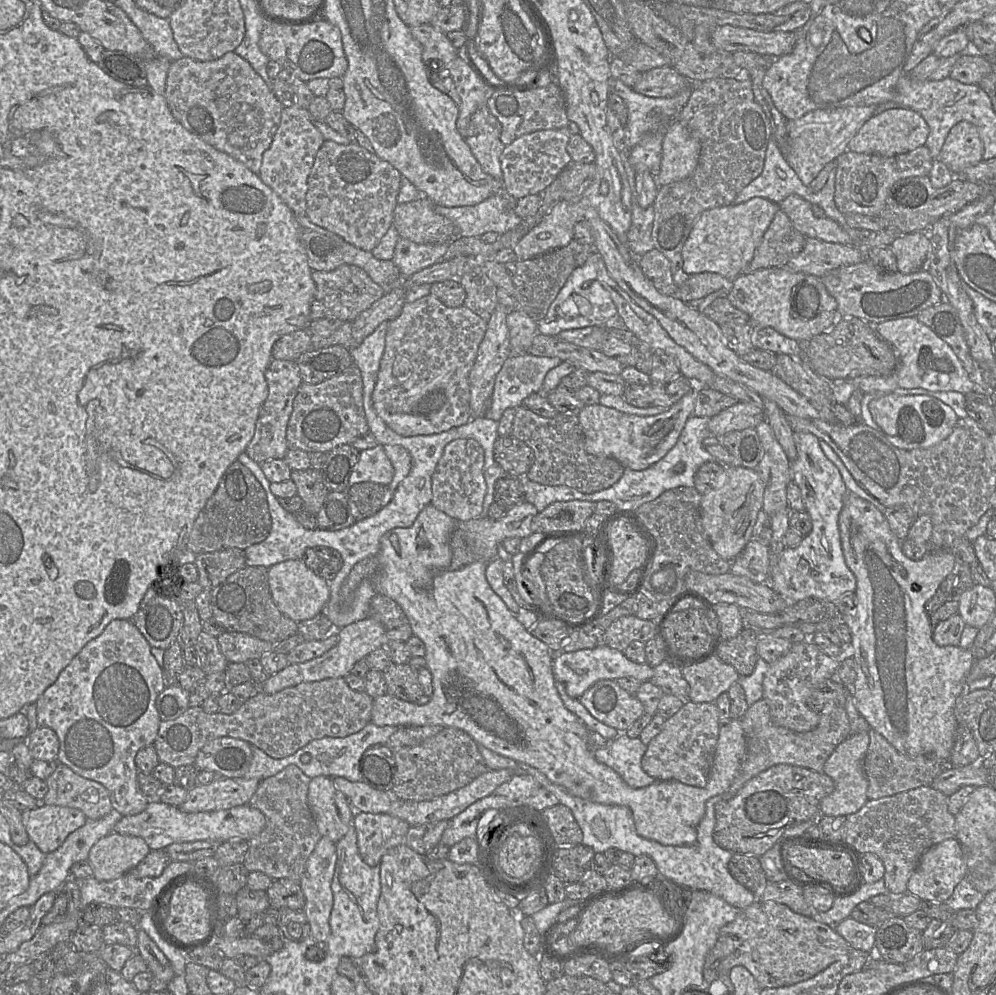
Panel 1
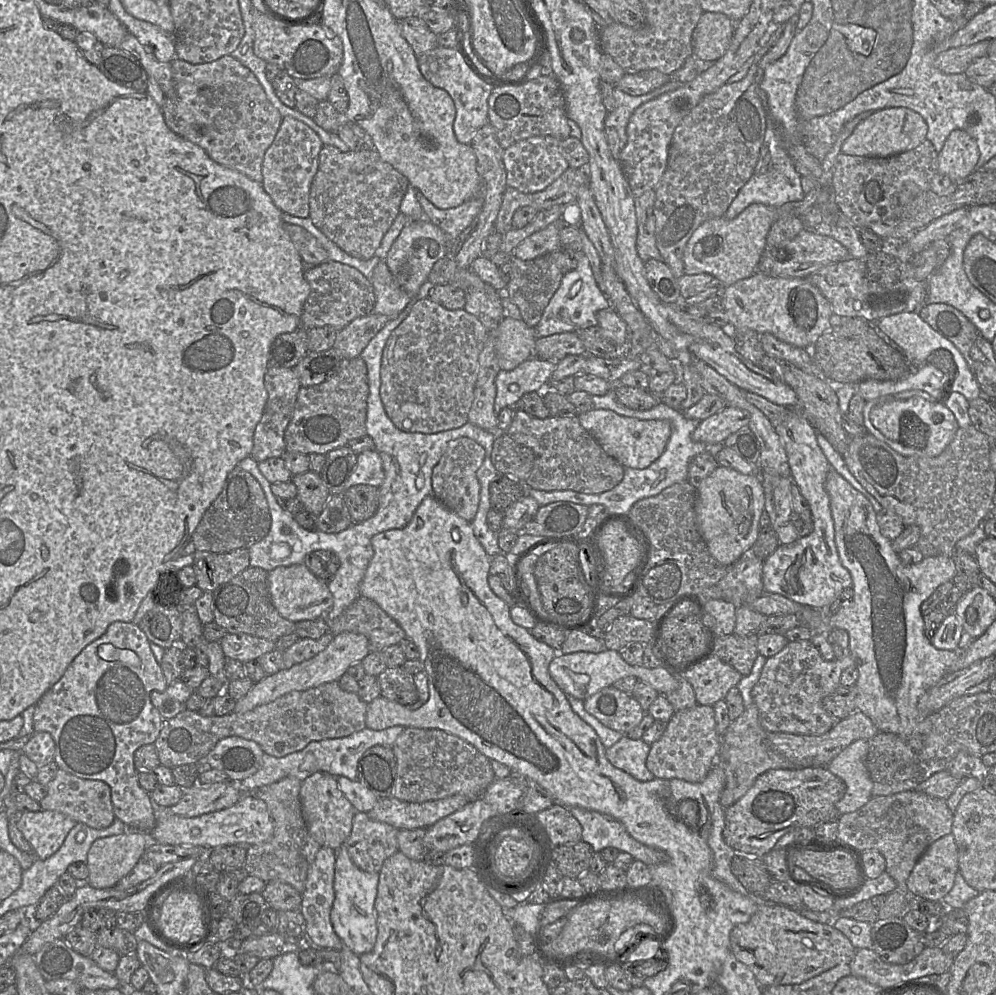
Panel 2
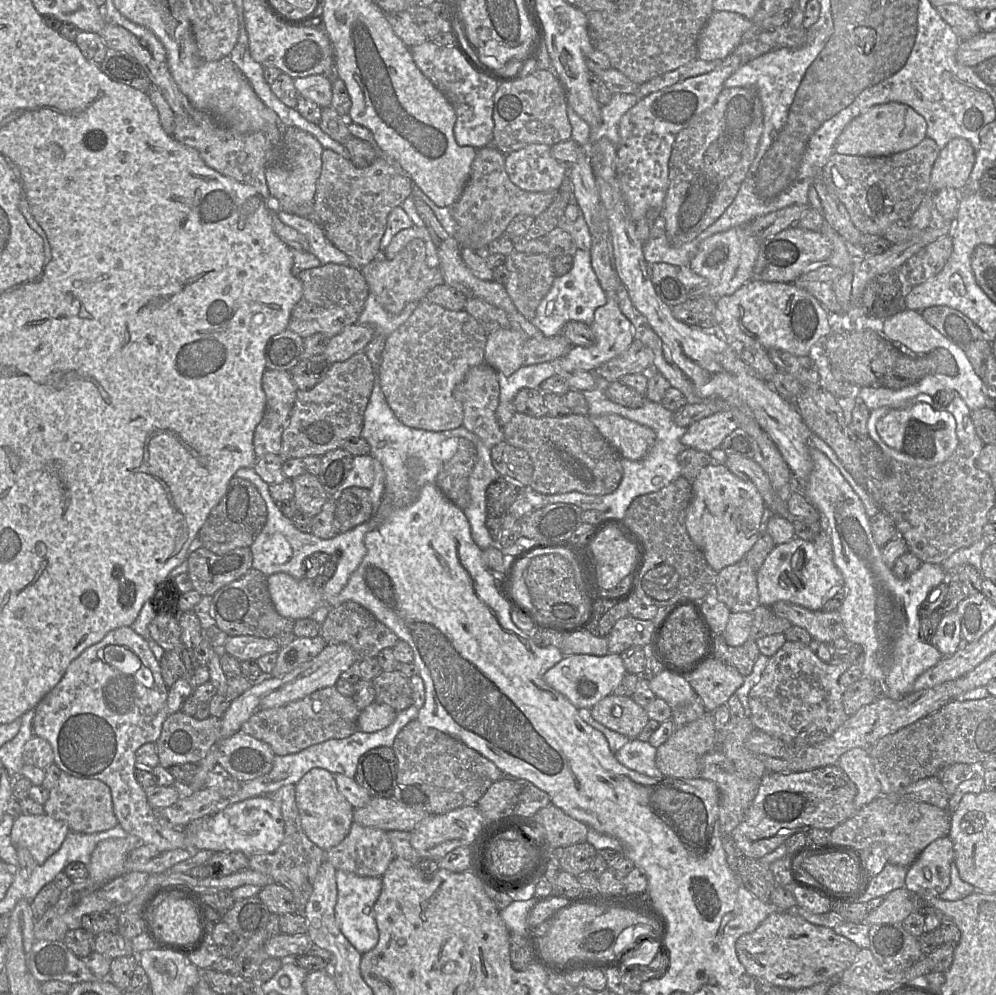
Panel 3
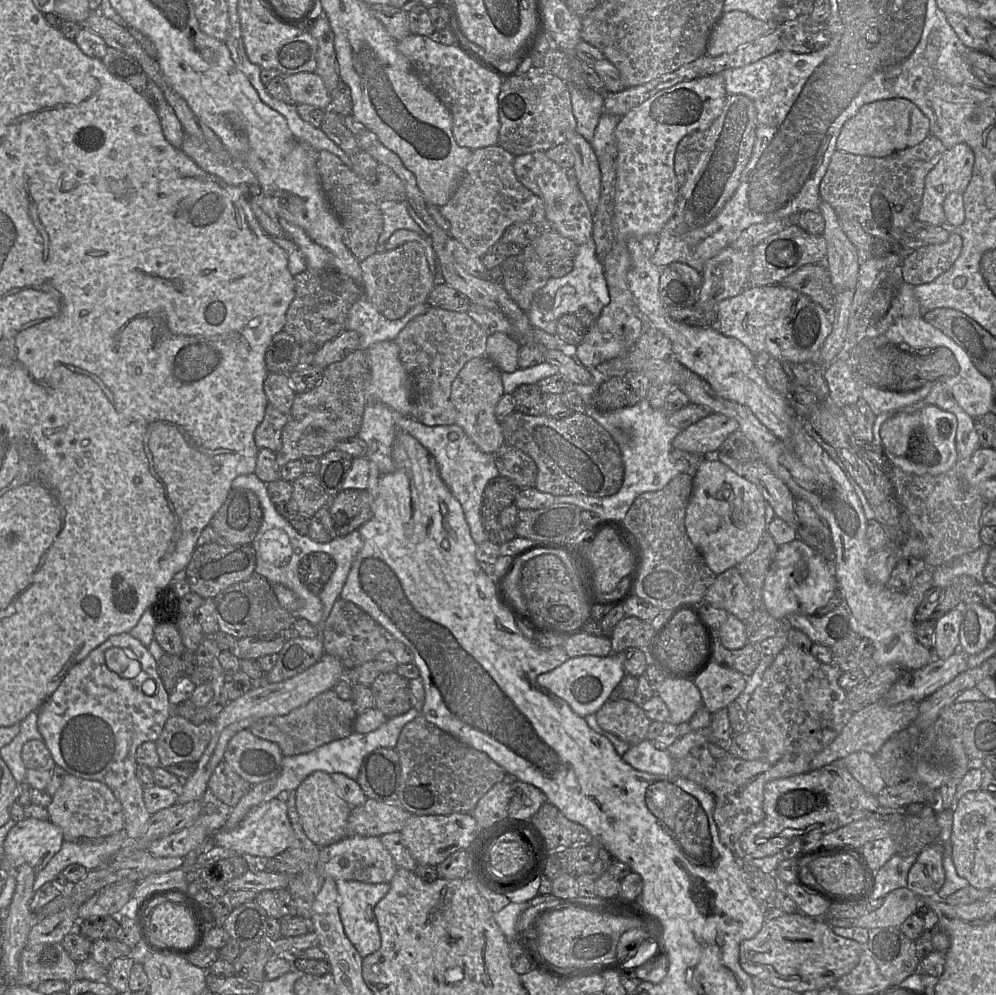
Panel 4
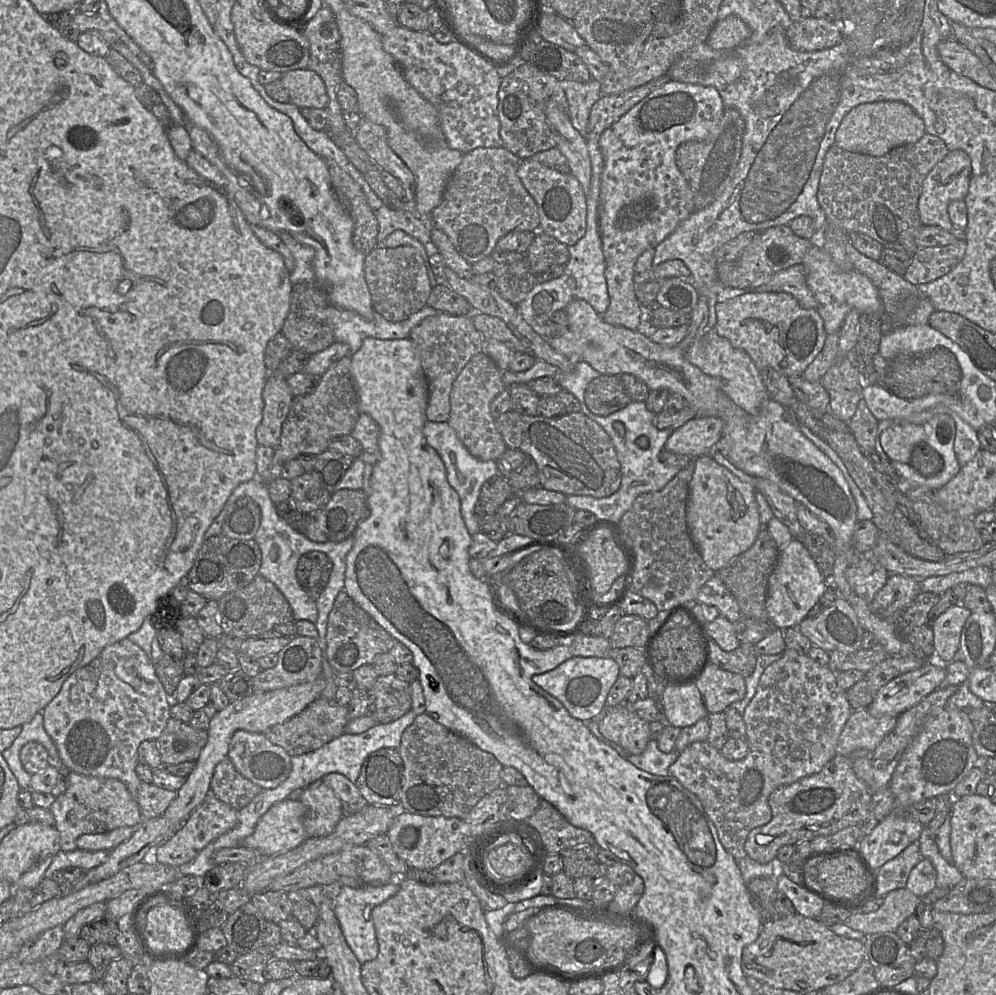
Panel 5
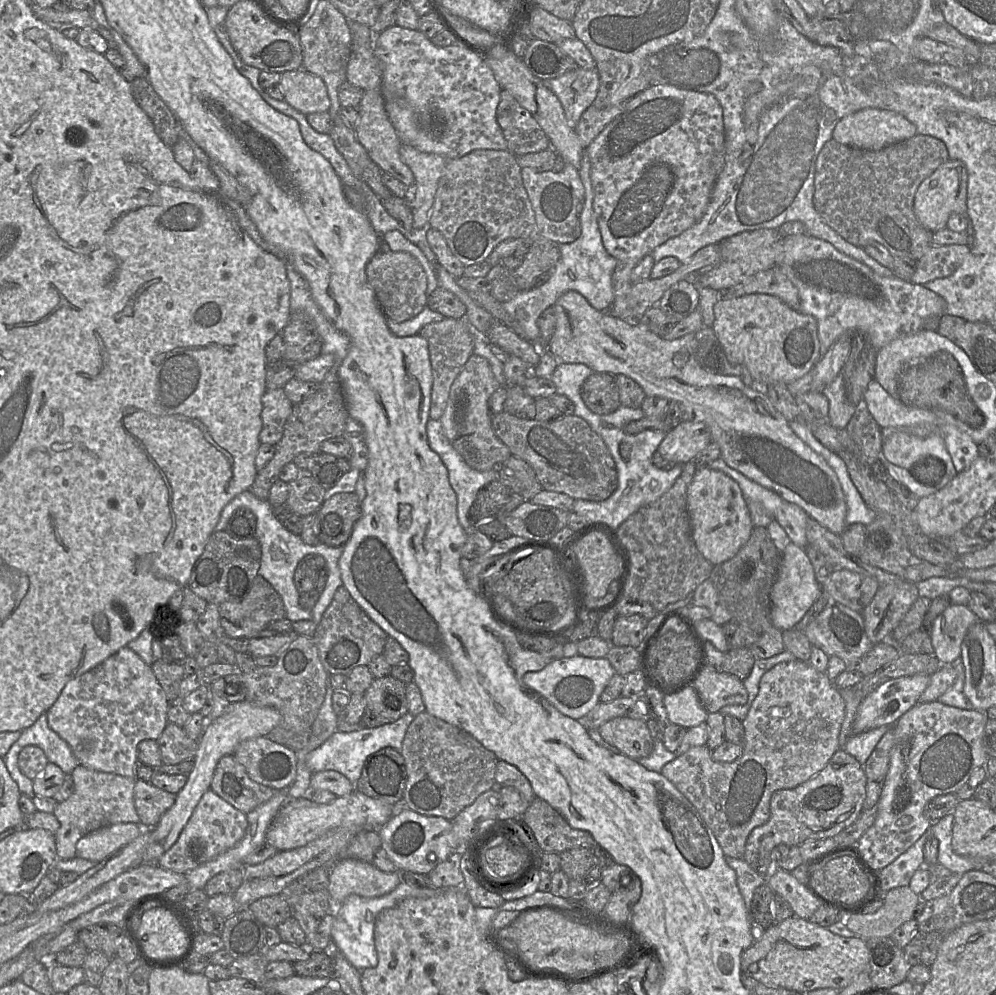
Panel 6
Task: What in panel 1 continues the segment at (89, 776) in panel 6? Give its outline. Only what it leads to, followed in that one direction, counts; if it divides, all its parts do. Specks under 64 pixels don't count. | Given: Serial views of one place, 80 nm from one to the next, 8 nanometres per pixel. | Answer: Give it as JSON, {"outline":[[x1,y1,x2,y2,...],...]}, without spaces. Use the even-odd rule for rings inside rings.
{"outline":[[58,763,45,781,47,793,40,803,75,808,92,820,105,817,113,809,102,784,76,774,64,764]]}

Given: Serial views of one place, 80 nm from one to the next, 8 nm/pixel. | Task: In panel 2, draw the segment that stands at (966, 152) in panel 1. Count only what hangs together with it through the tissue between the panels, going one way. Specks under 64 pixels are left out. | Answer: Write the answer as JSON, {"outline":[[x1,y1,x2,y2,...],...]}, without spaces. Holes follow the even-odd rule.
{"outline":[[953,130,938,154,937,172,958,183,976,170,979,156,975,139,964,130]]}

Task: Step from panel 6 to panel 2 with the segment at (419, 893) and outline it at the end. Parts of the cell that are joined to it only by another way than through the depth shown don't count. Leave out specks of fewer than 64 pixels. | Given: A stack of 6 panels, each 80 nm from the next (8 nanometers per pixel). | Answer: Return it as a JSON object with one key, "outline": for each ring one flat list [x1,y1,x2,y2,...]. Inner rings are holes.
{"outline":[[342,845,336,850,334,875,335,899,330,913,334,931,343,943,356,955,370,952,378,934,375,900,378,891,379,873,369,873,359,869]]}

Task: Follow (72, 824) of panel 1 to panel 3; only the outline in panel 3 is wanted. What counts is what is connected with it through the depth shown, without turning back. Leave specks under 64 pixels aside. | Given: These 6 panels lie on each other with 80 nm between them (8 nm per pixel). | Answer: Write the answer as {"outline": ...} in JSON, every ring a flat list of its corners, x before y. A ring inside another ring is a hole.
{"outline":[[47,814,16,817,11,830,14,847,26,848,37,865,42,865,62,845,70,829,64,821]]}

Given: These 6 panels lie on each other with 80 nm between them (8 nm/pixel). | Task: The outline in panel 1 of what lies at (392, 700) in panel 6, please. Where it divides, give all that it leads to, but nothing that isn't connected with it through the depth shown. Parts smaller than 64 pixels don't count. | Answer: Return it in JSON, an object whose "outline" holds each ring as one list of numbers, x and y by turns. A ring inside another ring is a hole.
{"outline":[[392,663,383,672,386,682,386,694,409,703,416,703,423,695,418,673,419,670,415,670,408,663]]}

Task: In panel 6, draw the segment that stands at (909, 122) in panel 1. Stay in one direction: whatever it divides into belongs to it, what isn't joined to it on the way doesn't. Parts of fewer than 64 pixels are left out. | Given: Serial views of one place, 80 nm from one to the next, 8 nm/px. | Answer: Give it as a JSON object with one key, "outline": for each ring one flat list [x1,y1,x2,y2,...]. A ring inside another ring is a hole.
{"outline":[[866,108,842,118,833,130,832,138,850,147,879,151,889,145,905,141,916,134,916,126,903,115,891,110]]}

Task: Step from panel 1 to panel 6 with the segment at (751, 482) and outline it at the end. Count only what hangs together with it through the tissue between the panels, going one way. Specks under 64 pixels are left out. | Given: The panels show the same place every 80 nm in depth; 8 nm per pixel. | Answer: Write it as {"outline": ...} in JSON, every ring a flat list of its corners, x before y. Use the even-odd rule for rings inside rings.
{"outline":[[698,465,687,489,687,511,692,539,698,551,712,565,723,563,741,549,754,528,742,491,725,473]]}

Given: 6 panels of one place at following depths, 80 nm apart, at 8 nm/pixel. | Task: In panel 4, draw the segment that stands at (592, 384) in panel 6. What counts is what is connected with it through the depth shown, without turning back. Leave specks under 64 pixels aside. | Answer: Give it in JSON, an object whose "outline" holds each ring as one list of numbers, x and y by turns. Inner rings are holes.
{"outline":[[609,375,593,393,591,404,599,412,609,412,632,407,640,400,623,375]]}

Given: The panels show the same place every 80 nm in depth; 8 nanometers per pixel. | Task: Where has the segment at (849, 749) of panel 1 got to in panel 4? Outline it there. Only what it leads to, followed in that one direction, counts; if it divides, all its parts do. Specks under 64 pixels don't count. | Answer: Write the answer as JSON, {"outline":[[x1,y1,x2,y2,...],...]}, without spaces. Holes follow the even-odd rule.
{"outline":[[858,751,846,756,843,762,851,775,869,794,876,796,886,786,874,755]]}

